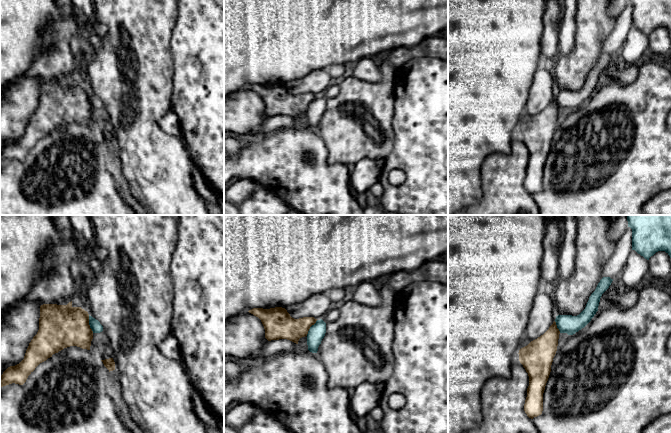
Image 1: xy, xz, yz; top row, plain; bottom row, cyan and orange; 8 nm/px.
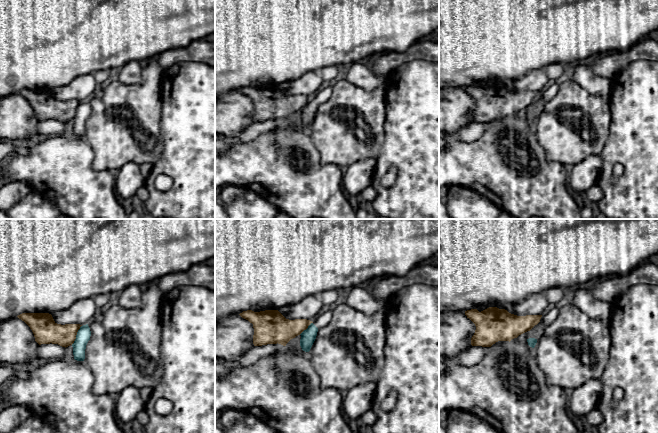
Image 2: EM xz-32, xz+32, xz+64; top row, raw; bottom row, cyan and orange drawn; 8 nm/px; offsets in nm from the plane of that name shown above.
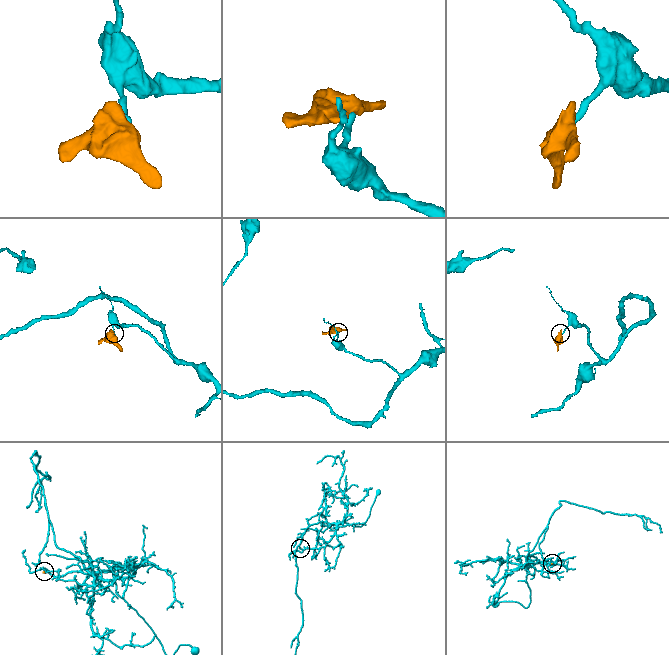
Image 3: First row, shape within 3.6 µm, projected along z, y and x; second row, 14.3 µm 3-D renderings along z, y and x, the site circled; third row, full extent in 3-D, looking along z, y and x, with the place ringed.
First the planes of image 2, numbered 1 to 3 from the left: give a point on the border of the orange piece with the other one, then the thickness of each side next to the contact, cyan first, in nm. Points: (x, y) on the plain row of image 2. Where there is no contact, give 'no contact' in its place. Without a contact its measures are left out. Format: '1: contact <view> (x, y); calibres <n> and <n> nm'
1: contact xz-32 (76, 111); calibres 110 and 200 nm
2: contact xz+32 (306, 105); calibres 120 and 240 nm
3: no contact

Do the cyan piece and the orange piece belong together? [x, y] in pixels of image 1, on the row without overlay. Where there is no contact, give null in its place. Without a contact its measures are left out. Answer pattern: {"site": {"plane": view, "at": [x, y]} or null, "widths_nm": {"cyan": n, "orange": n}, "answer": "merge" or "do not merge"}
{"site": {"plane": "xy", "at": [89, 100]}, "widths_nm": {"cyan": 90, "orange": 360}, "answer": "do not merge"}

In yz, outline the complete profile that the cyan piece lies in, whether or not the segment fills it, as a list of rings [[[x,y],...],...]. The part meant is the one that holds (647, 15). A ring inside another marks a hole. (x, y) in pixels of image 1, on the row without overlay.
[[[628,0],[632,5],[632,26],[649,36],[658,27],[665,27],[671,34],[671,0]]]

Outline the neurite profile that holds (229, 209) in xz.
[[[224,199],[224,215],[241,215],[236,205]]]

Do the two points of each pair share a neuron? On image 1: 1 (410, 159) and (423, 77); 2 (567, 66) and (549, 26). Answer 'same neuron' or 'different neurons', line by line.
1: same neuron
2: different neurons

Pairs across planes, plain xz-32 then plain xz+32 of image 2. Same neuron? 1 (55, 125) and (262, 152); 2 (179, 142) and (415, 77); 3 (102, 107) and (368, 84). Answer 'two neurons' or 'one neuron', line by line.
1: two neurons
2: one neuron
3: two neurons

